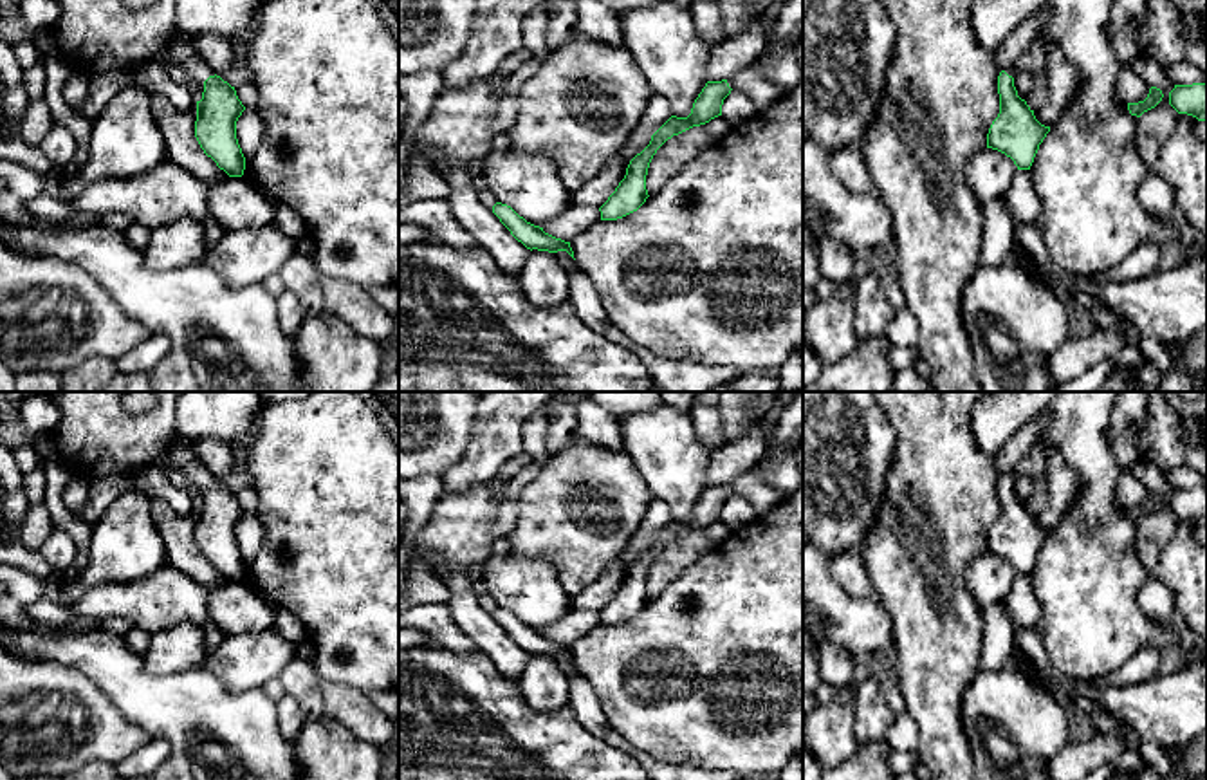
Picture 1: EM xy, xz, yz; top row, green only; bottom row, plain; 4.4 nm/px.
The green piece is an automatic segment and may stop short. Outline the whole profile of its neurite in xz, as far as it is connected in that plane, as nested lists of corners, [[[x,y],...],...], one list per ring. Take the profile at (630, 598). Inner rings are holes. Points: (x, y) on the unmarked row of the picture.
[[[754,466],[751,471],[742,473],[727,484],[707,486],[693,507],[691,518],[687,522],[671,520],[651,540],[650,549],[630,565],[624,583],[599,612],[601,625],[617,625],[637,616],[650,601],[646,594],[646,580],[657,554],[673,540],[722,520],[723,504],[732,495],[747,498],[758,516],[763,516],[783,500],[783,497],[765,480],[760,466]]]

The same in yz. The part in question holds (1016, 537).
[[[1005,475],[998,480],[1000,518],[987,538],[987,552],[1010,562],[1018,574],[1030,574],[1039,549],[1050,536],[1034,515],[1018,500],[1014,482]]]

